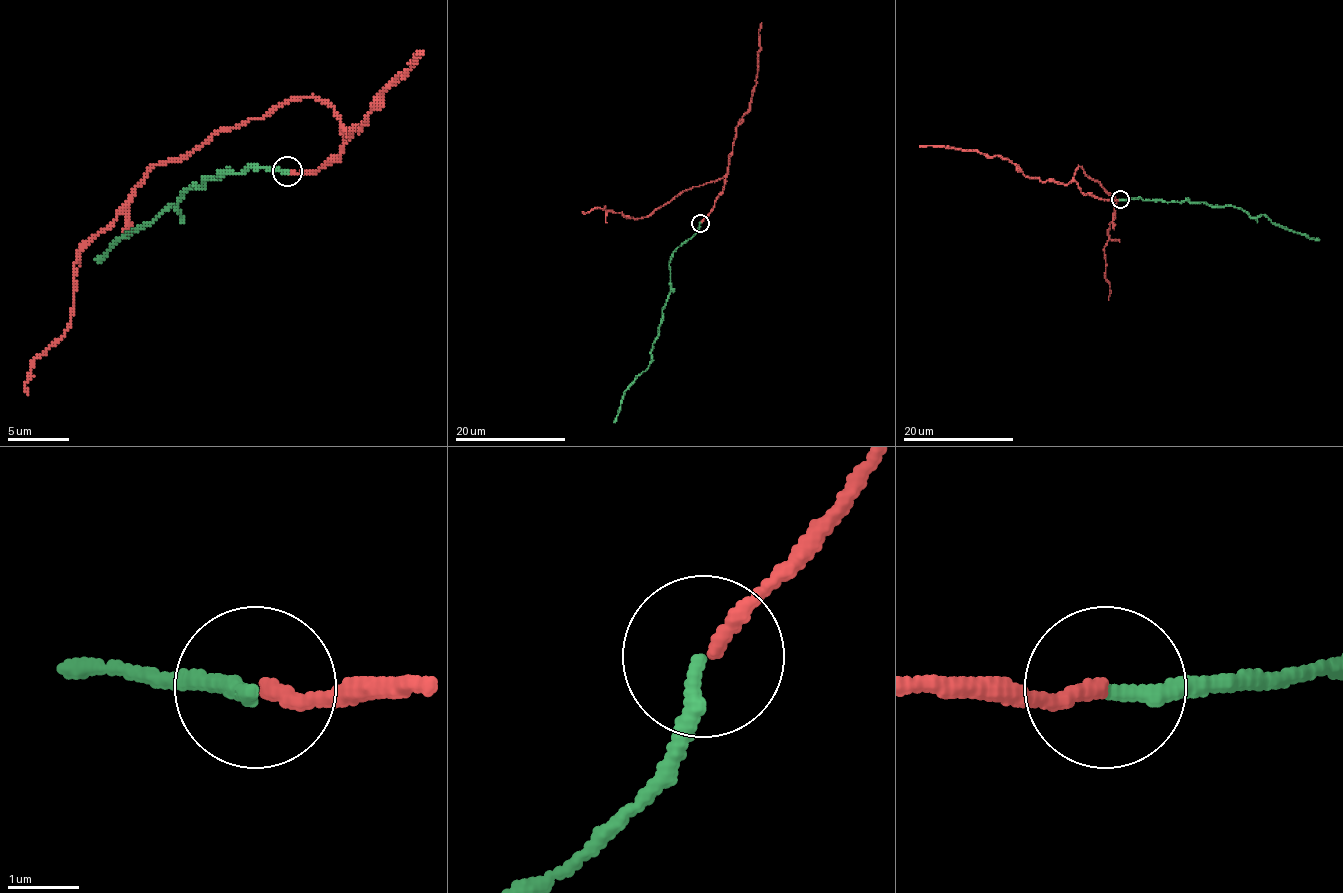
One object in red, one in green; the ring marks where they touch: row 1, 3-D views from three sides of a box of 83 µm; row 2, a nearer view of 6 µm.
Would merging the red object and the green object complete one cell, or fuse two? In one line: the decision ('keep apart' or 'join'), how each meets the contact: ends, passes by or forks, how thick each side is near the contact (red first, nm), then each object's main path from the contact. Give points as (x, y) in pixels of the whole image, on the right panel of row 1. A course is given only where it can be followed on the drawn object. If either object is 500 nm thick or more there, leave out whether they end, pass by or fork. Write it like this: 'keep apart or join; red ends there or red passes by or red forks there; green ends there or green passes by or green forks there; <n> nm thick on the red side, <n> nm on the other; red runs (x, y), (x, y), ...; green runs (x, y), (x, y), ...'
join; red ends there; green ends there; 200 nm thick on the red side, 200 nm on the other; red runs (1119, 199), (1083, 194), (1074, 173), (1082, 167), (1116, 200), (1104, 247), (1108, 300); green runs (1119, 199), (1190, 200), (1235, 206), (1252, 217), (1264, 214), (1289, 231), (1319, 239)

